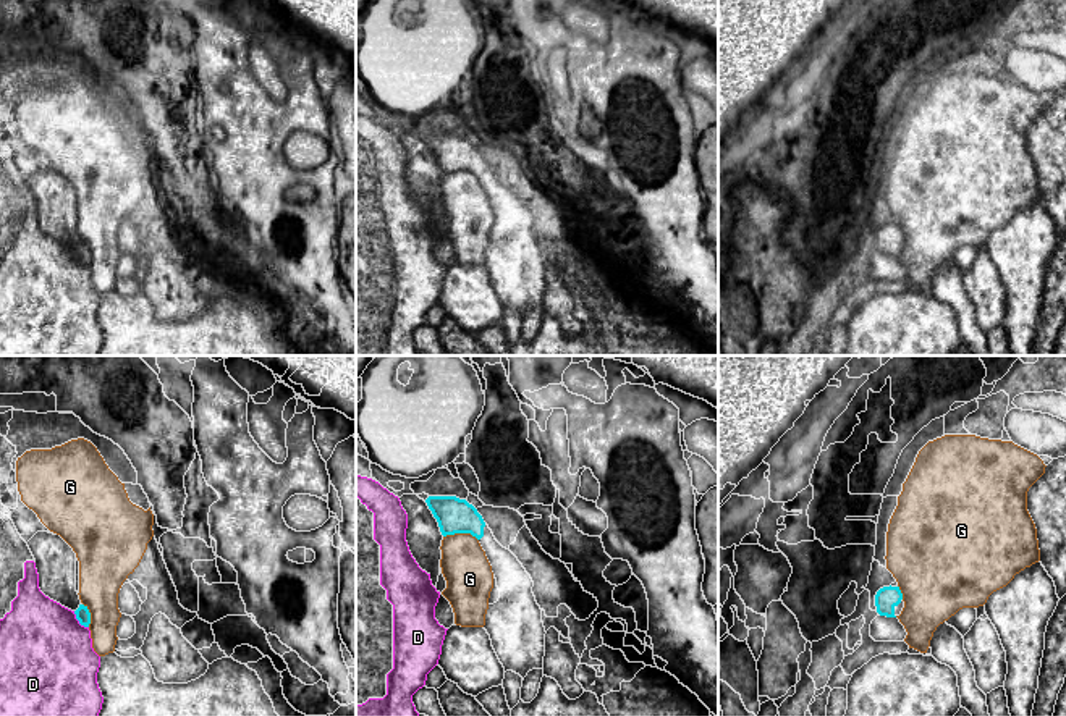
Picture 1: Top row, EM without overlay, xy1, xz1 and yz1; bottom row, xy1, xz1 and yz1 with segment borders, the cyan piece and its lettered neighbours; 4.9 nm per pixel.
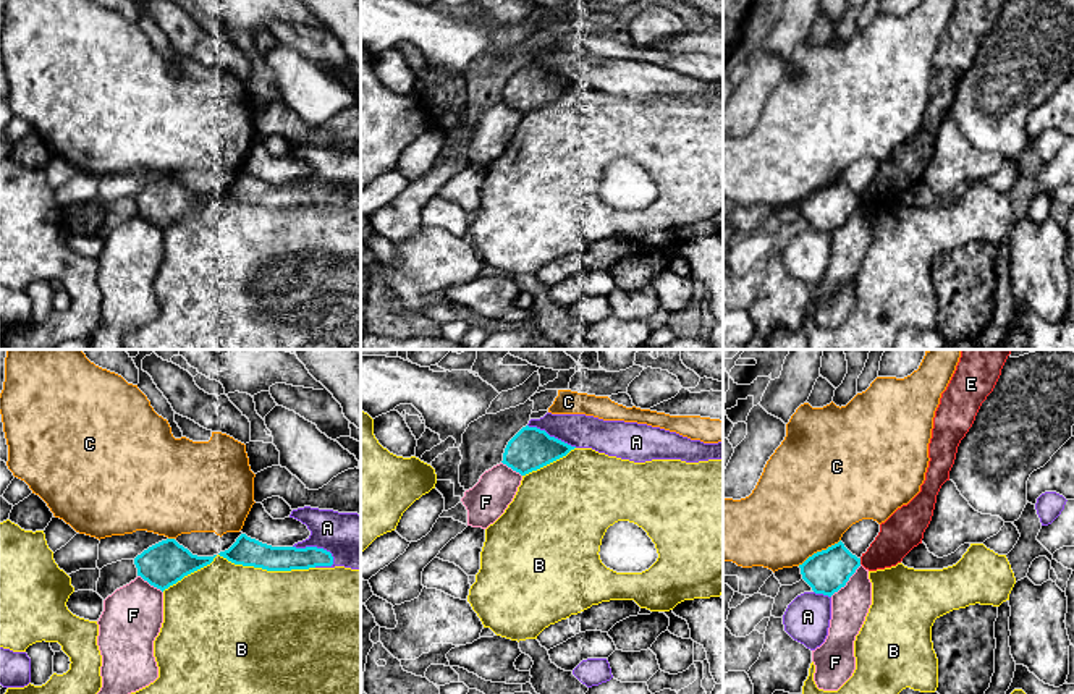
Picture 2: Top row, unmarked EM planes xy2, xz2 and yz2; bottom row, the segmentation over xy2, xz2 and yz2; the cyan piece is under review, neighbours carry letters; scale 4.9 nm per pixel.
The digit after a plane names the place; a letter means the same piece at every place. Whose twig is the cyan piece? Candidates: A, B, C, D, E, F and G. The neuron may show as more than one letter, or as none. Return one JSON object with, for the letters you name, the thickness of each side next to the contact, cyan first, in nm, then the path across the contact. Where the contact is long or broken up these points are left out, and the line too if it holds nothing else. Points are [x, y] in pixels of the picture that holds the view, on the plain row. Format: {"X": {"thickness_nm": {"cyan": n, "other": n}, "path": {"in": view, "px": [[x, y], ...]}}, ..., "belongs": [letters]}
{"belongs": []}

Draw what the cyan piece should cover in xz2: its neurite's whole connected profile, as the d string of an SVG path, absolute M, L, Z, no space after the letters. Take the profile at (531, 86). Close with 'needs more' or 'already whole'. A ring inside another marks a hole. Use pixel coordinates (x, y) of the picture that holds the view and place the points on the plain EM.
M526 63L508 79L501 100L526 113L566 94L574 86L545 68Z; already whole

